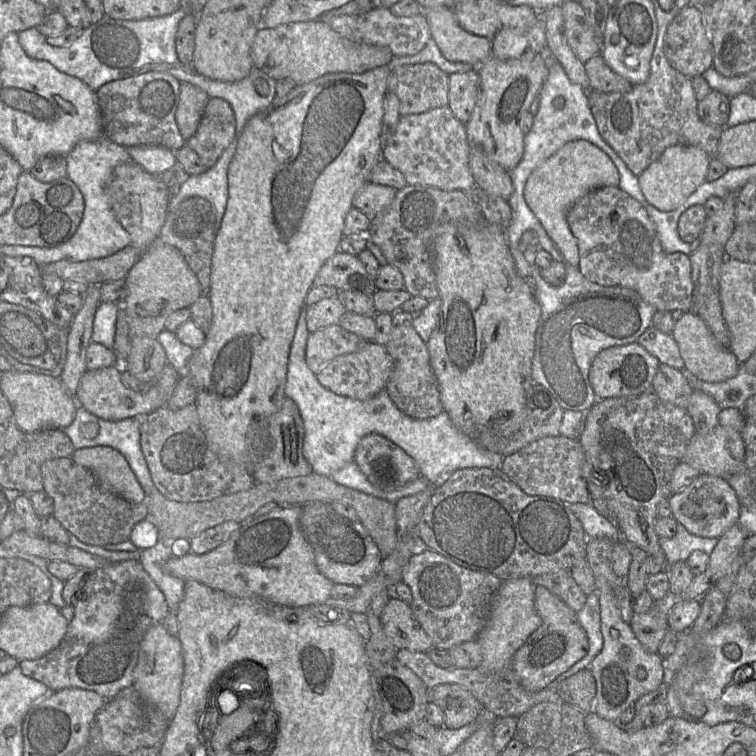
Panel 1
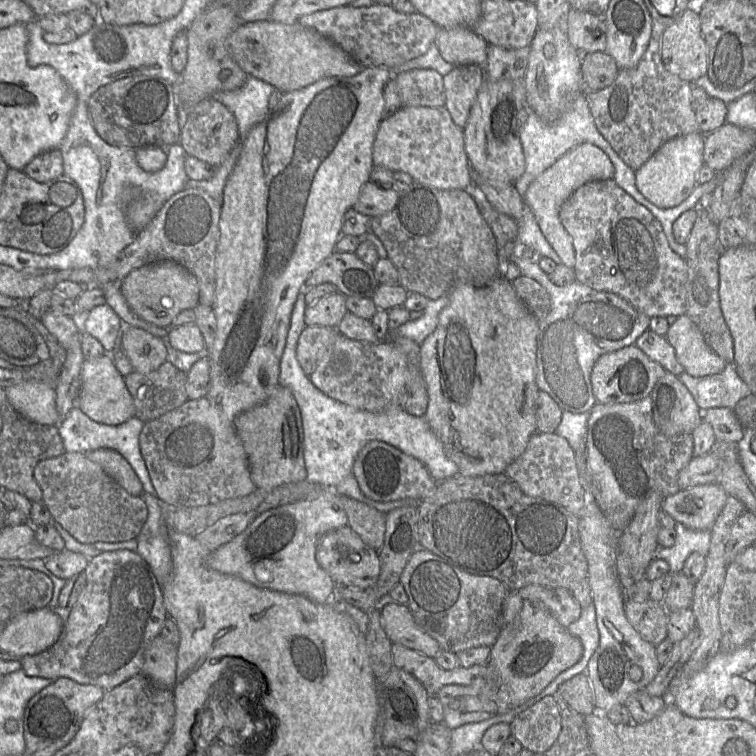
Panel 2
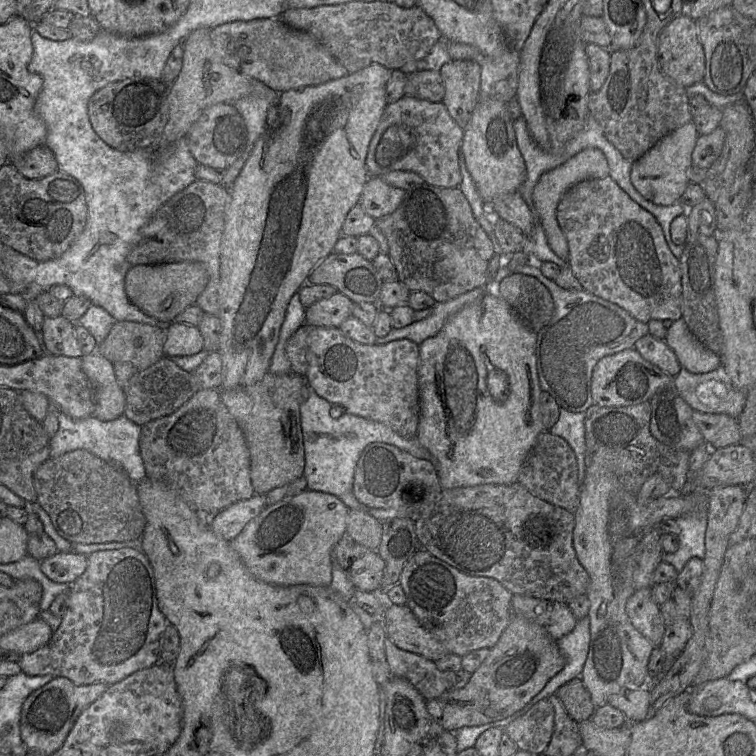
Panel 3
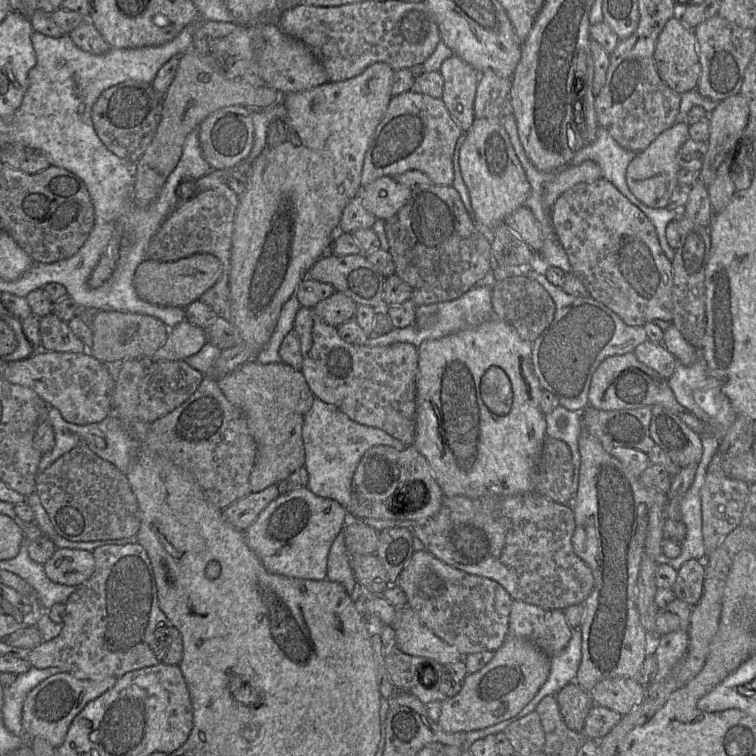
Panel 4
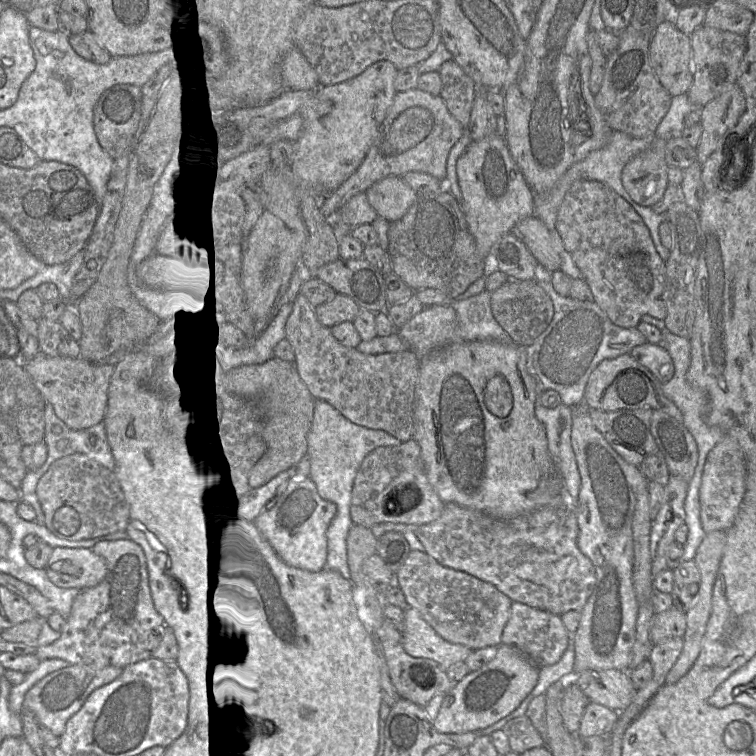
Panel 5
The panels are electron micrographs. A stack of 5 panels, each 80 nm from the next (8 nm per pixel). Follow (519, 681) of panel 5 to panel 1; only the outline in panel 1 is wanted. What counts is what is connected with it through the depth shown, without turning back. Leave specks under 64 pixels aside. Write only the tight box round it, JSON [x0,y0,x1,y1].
[429,586,589,729]

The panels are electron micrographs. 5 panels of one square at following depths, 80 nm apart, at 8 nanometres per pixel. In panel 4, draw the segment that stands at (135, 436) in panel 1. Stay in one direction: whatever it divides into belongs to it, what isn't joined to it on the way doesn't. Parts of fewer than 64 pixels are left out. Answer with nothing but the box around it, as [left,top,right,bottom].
[38,407,142,474]

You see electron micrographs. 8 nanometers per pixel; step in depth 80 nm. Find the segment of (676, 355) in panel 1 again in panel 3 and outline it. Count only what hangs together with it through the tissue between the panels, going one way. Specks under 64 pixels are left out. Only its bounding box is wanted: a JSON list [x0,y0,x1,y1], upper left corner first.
[634,333,681,378]

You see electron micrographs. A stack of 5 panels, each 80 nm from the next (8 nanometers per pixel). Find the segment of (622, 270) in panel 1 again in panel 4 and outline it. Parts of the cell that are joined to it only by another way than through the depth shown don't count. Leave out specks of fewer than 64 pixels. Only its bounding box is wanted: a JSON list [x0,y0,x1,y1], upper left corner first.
[551,177,672,326]

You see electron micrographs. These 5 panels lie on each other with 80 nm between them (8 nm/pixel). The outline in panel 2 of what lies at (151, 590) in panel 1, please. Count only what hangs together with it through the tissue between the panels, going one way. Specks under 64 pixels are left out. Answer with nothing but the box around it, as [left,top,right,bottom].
[20,550,168,691]

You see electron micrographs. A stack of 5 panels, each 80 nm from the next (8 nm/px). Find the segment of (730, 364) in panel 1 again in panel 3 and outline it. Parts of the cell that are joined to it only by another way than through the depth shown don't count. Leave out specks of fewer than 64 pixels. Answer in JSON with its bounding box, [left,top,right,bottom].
[664,317,721,374]

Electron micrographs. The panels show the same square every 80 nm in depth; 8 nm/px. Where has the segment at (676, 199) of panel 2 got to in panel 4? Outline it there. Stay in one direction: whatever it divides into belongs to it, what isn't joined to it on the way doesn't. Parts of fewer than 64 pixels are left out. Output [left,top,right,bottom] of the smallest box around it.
[626,122,689,208]

